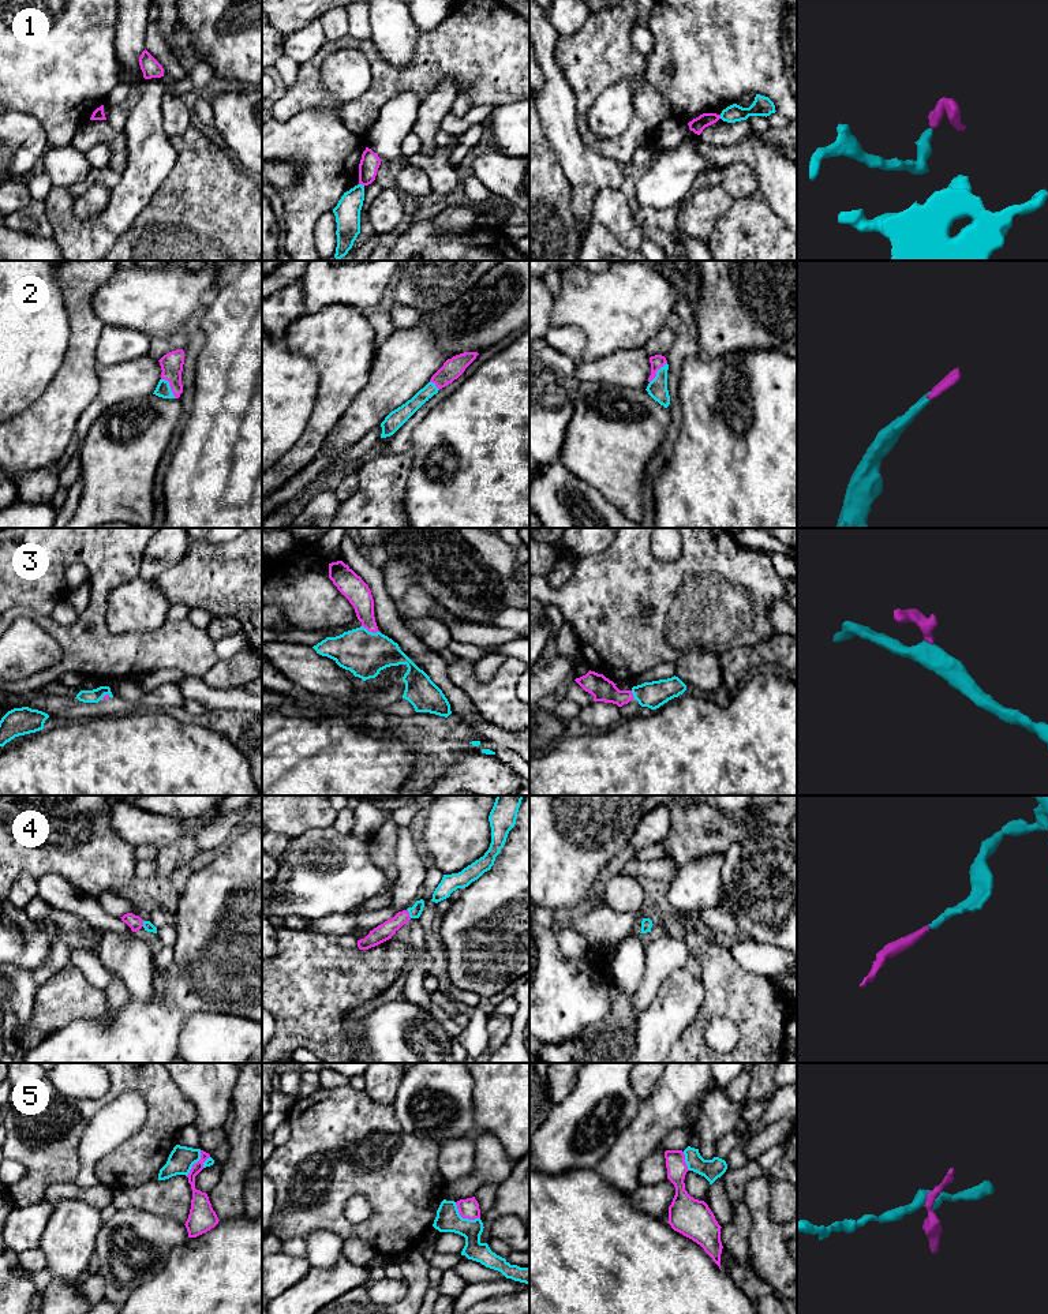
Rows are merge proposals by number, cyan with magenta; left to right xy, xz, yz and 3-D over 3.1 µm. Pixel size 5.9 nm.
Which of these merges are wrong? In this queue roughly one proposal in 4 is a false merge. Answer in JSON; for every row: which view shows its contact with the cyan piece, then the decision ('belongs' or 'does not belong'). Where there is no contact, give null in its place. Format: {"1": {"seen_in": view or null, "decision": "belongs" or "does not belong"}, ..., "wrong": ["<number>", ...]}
{"1": {"seen_in": "xz", "decision": "does not belong"}, "2": {"seen_in": "xy", "decision": "belongs"}, "3": {"seen_in": "xz", "decision": "belongs"}, "4": {"seen_in": "xz", "decision": "belongs"}, "5": {"seen_in": "xz", "decision": "does not belong"}, "wrong": ["1", "5"]}

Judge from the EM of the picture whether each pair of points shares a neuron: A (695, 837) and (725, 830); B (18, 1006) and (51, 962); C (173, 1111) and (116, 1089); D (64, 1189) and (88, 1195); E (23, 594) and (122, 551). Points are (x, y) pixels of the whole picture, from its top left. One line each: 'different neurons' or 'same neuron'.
A: same neuron
B: same neuron
C: same neuron
D: same neuron
E: different neurons

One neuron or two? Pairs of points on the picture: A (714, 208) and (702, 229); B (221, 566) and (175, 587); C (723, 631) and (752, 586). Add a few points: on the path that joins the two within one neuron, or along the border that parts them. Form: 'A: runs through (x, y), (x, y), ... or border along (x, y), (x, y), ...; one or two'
A: runs through (708, 213), (702, 220), (702, 224); one
B: runs through (210, 576), (186, 583); one
C: runs through (723, 616), (723, 599), (737, 586); one

